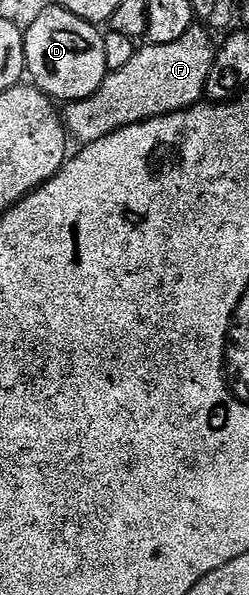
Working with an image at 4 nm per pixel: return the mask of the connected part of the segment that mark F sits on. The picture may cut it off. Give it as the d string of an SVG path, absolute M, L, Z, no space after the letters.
M194 27L187 31L187 35L183 35L183 39L175 39L175 43L167 43L166 45L146 44L144 47L138 48L136 55L131 59L131 63L127 63L127 67L123 67L119 71L109 73L92 97L72 102L66 108L69 110L64 110L63 120L72 140L74 142L81 141L77 143L98 141L128 125L134 125L152 117L162 117L180 109L189 109L198 104L204 98L207 75L213 69L215 45L209 42L209 37L211 37L209 29Z

